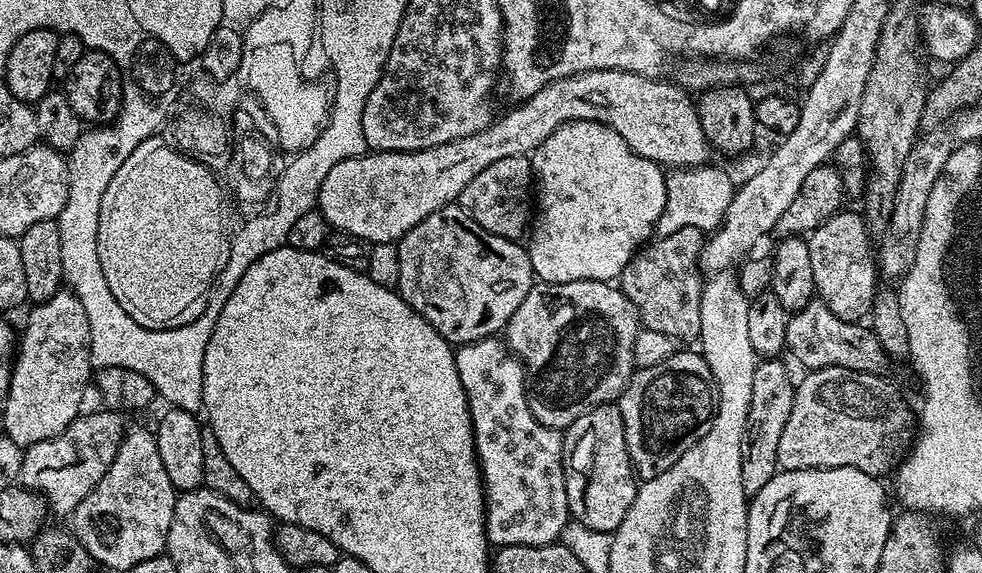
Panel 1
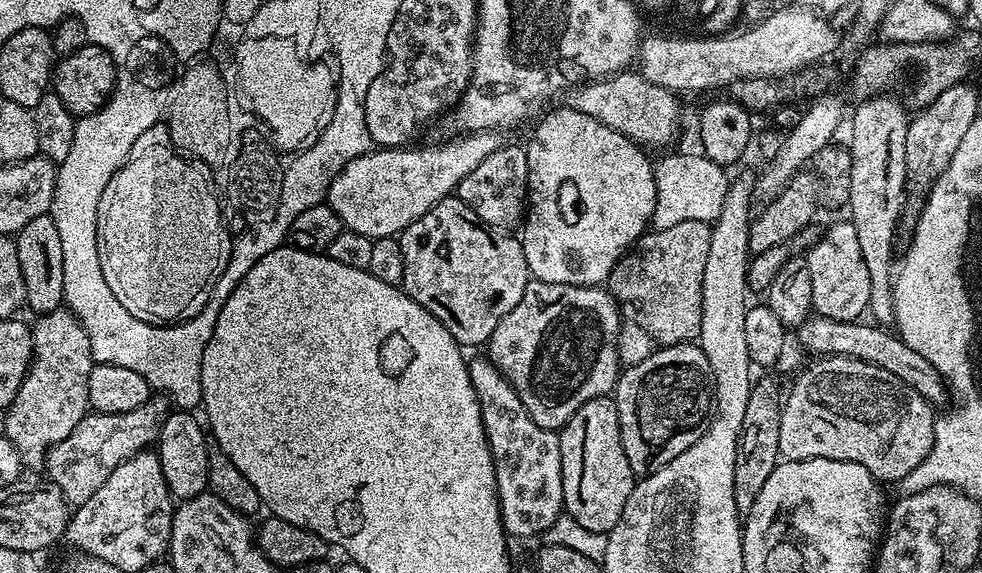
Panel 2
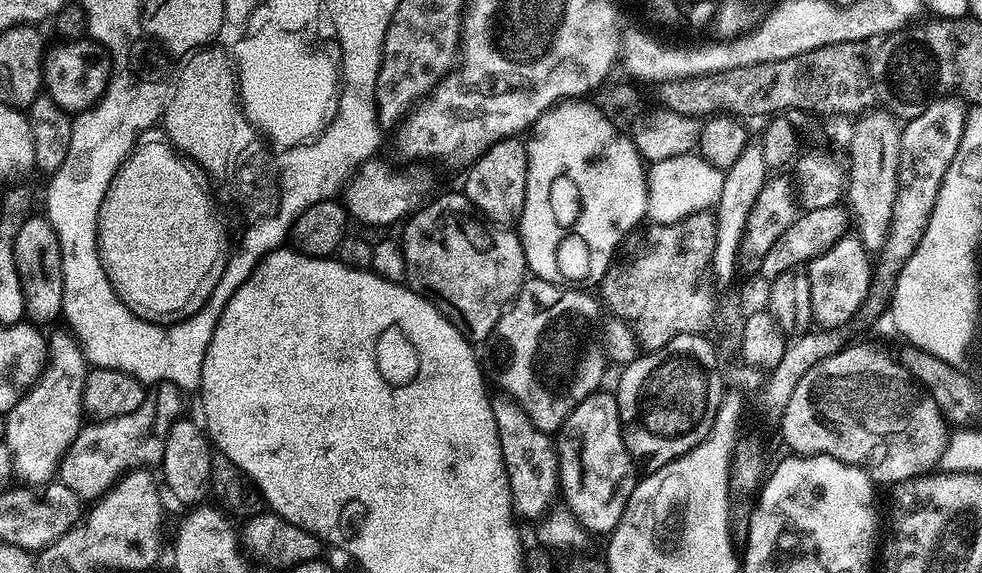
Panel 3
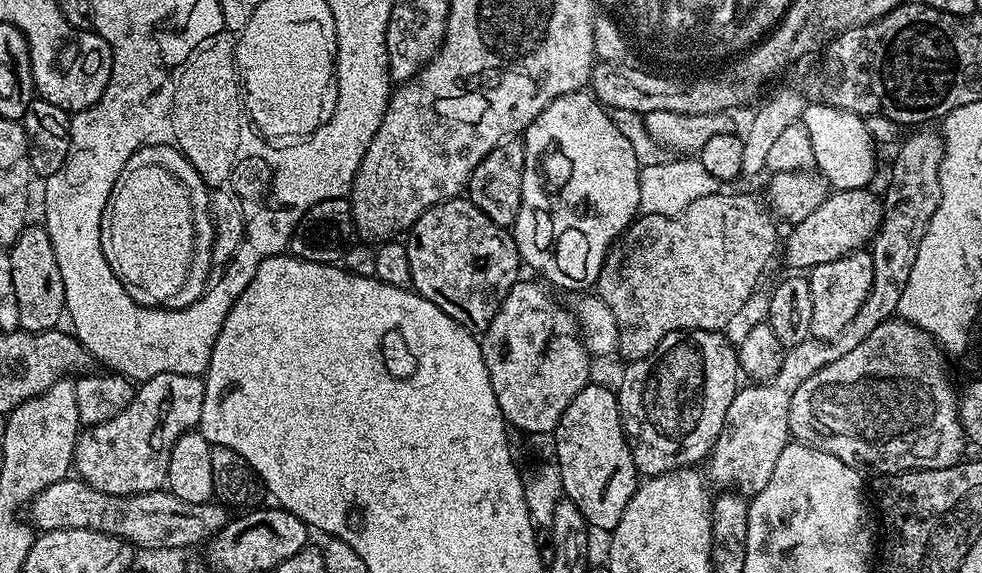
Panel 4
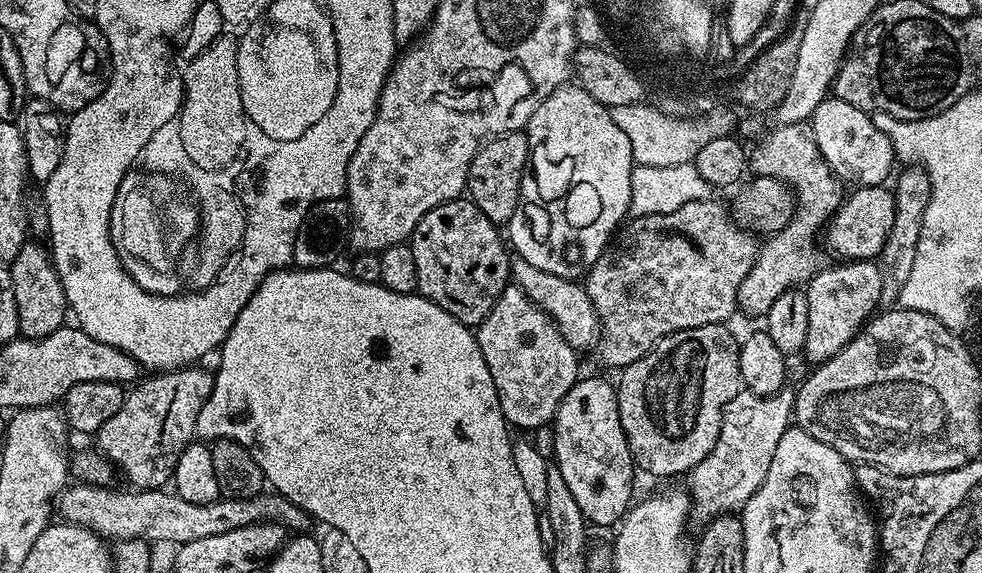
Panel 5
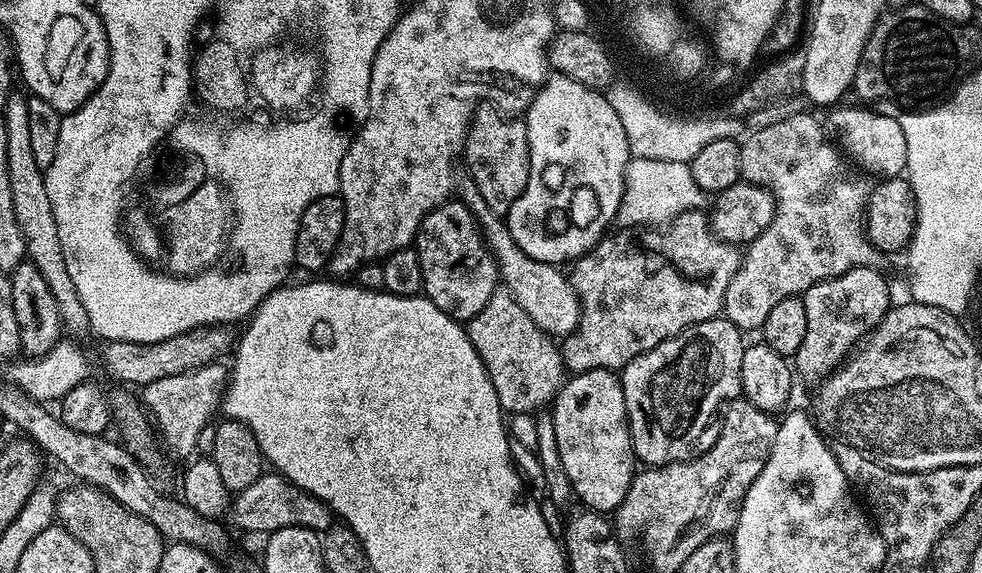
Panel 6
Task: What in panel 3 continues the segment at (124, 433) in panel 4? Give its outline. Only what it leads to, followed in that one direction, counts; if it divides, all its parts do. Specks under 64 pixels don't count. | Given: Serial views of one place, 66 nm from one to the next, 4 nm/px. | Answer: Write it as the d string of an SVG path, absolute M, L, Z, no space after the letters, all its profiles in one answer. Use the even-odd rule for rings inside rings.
M157 384L145 395L142 406L134 414L117 420L98 420L81 427L74 442L60 459L59 483L80 496L81 501L95 502L122 476L133 470L144 470L147 464L159 465L164 458L164 436L175 420L181 419L184 408L182 389L177 384ZM160 420L160 432L156 423Z

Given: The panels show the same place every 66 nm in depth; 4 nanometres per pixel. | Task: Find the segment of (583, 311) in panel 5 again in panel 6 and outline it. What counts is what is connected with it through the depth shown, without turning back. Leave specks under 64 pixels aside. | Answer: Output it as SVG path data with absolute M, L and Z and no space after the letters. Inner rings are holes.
M464 178L458 184L458 199L461 204L467 206L474 214L474 218L480 223L480 230L484 234L484 240L496 259L496 268L500 271L500 279L503 287L534 318L534 322L541 330L553 338L567 338L580 327L580 299L574 290L571 279L564 276L555 264L538 262L538 258L530 258L518 242L514 242L514 234L510 234L505 217L494 214L490 206L478 194L478 186L472 179Z

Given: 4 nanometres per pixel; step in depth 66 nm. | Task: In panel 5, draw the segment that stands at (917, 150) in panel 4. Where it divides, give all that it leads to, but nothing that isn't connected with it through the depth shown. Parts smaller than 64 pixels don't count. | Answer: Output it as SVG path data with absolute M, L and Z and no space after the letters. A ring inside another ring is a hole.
M908 166L905 169L905 172L897 178L896 184L894 183L896 198L894 226L890 226L890 234L878 257L884 274L884 285L880 295L880 303L884 306L892 306L899 301L902 286L906 286L906 278L910 278L910 270L914 268L914 254L918 248L922 218L928 200L932 196L930 178L925 174L924 169L919 166ZM792 386L780 388L772 396L759 396L742 390L737 396L730 398L722 414L720 433L714 442L714 450L710 450L710 454L706 454L706 458L702 458L698 466L686 473L686 491L690 497L690 520L693 525L703 526L714 518L743 509L745 502L758 490L758 486L762 486L770 470L770 462L774 462L774 450L778 450L782 434L786 434L793 423L795 406L796 388Z

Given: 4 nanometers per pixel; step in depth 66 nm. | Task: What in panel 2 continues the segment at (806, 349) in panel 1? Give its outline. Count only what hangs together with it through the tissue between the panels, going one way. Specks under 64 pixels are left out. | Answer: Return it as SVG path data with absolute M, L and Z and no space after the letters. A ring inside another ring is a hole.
M811 315L808 320L798 329L800 344L804 348L810 348L816 354L830 356L850 356L854 360L863 360L865 365L875 366L877 369L894 374L902 382L906 382L918 394L922 394L925 400L936 402L940 396L942 381L938 370L918 354L918 350L910 350L899 335L891 331L883 332L880 328L871 328L865 322L838 322L825 316Z

